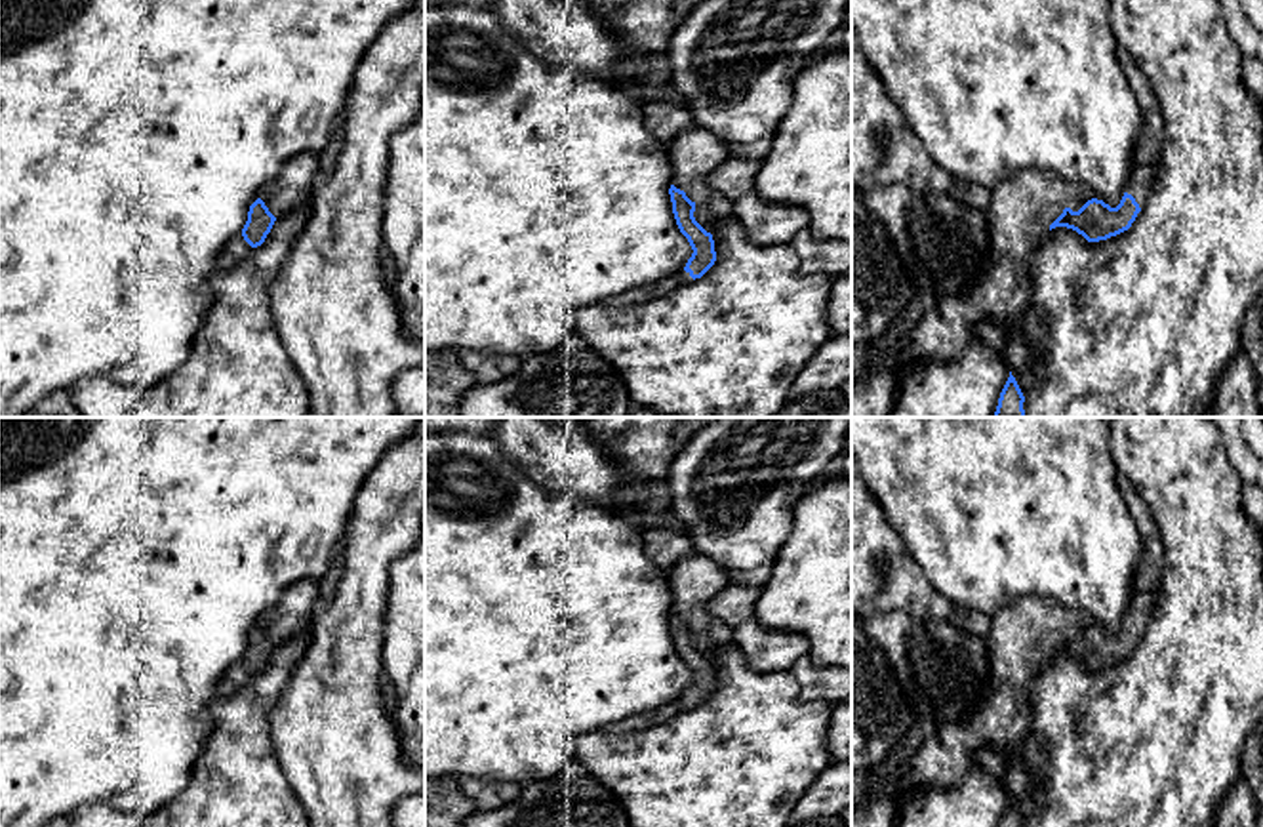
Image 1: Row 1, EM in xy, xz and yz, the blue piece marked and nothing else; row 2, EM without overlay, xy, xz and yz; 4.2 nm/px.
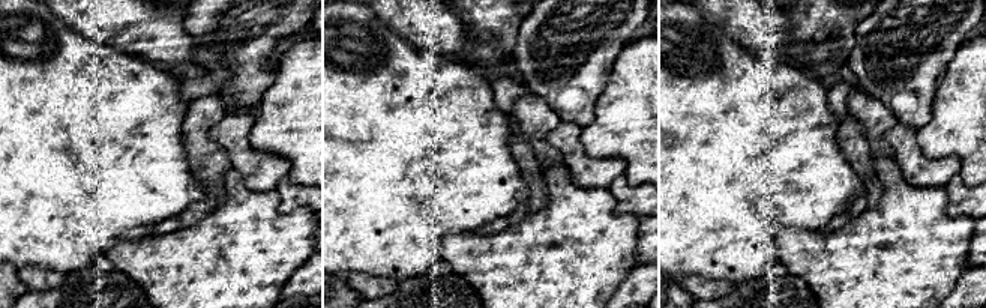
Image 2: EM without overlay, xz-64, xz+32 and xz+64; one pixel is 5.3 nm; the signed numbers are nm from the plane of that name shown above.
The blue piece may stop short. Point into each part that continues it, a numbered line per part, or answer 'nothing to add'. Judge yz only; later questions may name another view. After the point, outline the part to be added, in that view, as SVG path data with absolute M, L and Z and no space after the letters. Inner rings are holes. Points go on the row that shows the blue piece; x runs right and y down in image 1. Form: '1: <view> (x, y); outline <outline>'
1: yz (1140, 181); outline M1156 164L1137 166L1133 170L1133 173L1130 175L1130 179L1126 181L1126 192L1135 198L1139 208L1145 206L1149 189L1153 185L1156 173L1158 173L1158 166Z

